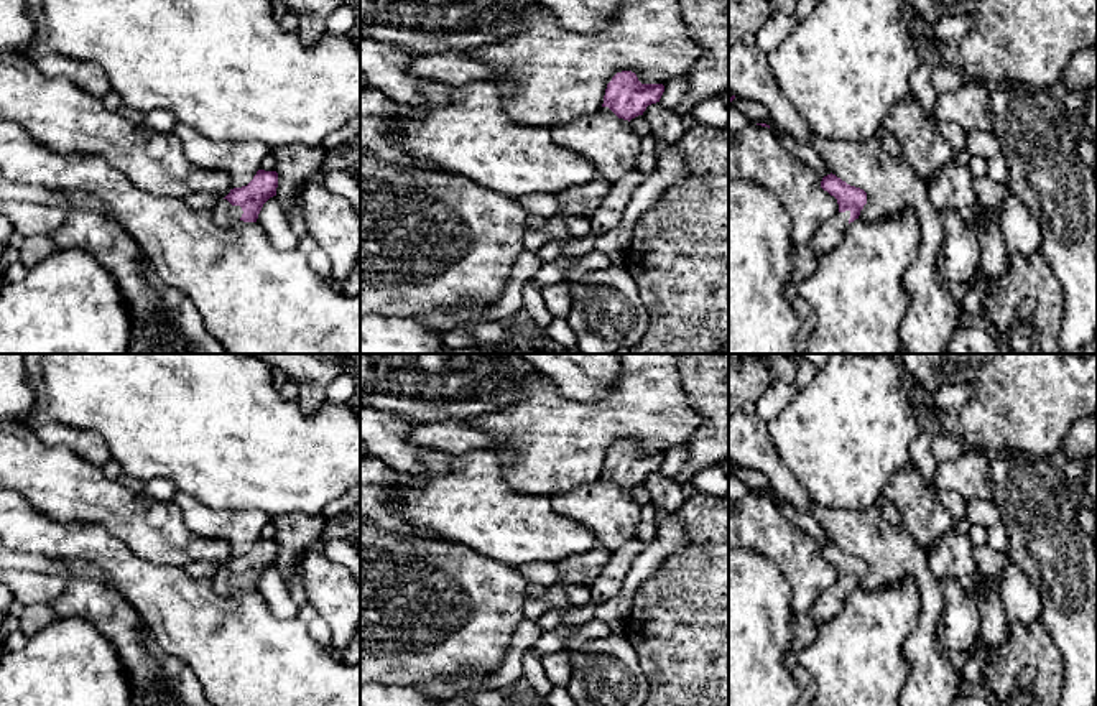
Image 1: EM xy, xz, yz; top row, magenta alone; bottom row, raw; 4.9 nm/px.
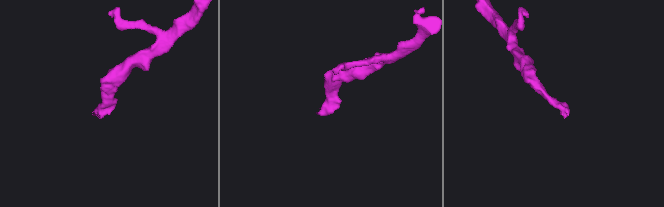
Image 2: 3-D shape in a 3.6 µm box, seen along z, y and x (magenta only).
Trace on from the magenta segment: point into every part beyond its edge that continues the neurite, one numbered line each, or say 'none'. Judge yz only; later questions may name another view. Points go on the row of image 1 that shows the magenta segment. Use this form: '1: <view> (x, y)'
1: yz (831, 232)

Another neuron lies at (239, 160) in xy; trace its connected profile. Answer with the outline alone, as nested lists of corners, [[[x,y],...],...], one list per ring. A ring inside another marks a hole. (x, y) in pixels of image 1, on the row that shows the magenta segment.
[[[178,123],[173,133],[181,140],[183,153],[191,165],[225,173],[232,189],[247,186],[270,153],[260,142],[214,142],[184,123]]]

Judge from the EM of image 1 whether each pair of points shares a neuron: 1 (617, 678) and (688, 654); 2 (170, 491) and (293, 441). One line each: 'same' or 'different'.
1: different
2: different

